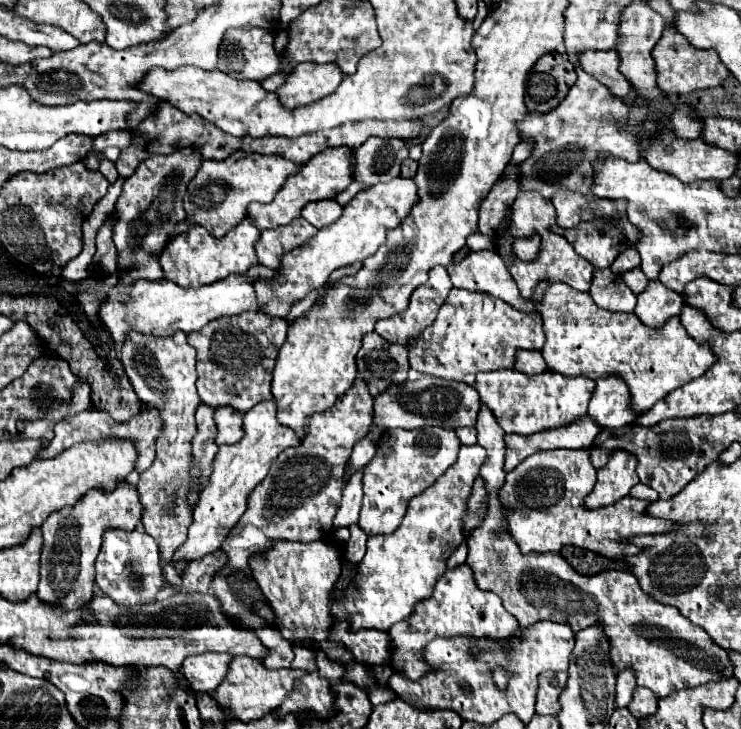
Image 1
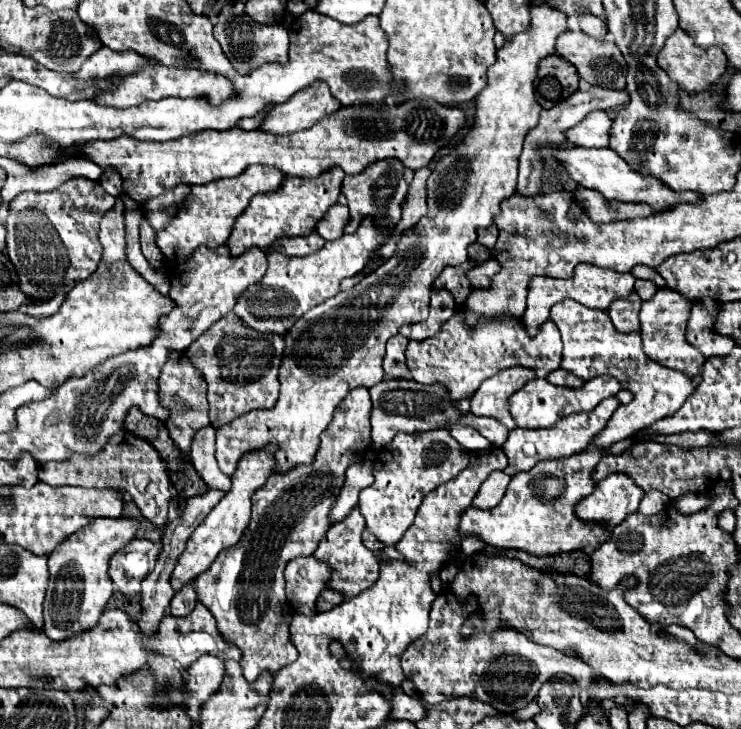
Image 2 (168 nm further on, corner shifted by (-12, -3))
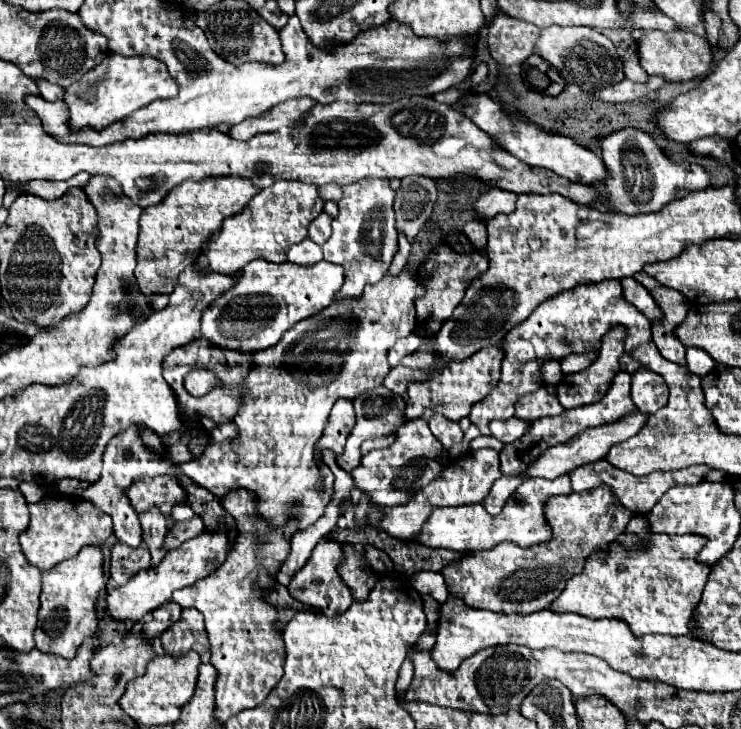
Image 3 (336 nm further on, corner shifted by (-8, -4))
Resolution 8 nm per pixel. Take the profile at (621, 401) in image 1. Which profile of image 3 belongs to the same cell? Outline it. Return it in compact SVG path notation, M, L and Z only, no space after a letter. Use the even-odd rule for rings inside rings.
M640 368L632 374L632 402L638 410L654 414L668 400L668 386L664 378L652 370Z

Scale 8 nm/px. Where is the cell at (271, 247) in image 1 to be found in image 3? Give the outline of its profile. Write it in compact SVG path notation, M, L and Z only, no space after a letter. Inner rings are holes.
M306 238L300 244L290 246L288 260L294 262L294 264L304 264L304 266L314 264L314 262L322 260L322 248L316 242L312 242L310 238Z

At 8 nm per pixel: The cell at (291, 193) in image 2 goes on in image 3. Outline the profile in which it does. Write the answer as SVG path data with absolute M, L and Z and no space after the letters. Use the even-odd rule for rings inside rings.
M280 180L276 184L272 184L272 188L260 190L244 208L244 212L224 220L222 230L212 236L210 244L204 246L204 252L200 254L198 266L200 268L210 268L214 272L220 274L236 274L238 268L244 268L248 262L256 260L256 258L266 258L272 262L284 262L286 260L286 252L292 244L298 244L300 240L304 240L308 236L308 224L324 210L324 200L318 194L318 186L308 186L308 184L300 184L300 182L288 182L288 180Z

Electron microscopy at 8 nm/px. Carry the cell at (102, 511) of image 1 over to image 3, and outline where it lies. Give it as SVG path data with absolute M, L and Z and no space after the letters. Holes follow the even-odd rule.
M84 546L72 560L64 560L42 572L42 594L36 628L36 648L64 658L72 658L76 648L98 630L96 598L104 590L104 556L102 546Z

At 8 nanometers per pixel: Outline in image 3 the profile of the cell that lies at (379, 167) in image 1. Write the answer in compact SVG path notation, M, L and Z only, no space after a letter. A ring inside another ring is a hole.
M388 178L365 179L342 186L342 200L338 202L338 216L332 222L332 236L322 246L324 260L344 266L344 286L338 292L340 298L356 298L362 294L366 284L380 282L384 272L388 272L392 258L398 250L398 232L394 228L394 190Z

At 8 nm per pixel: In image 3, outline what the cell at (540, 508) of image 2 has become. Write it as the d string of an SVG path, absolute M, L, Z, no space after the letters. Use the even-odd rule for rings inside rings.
M562 474L554 480L546 478L526 478L516 492L512 494L512 500L508 500L498 516L486 514L482 510L482 504L466 504L466 506L456 506L456 508L440 508L432 512L428 524L424 524L418 542L430 548L448 548L448 550L458 550L458 552L474 552L474 550L490 550L502 542L514 542L520 548L532 548L536 544L544 544L552 540L552 528L546 520L544 506L548 502L548 496L560 496L560 494L570 494L572 484L570 484L570 474Z

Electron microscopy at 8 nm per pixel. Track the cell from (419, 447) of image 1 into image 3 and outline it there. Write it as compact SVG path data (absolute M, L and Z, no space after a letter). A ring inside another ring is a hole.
M422 418L410 420L404 428L398 428L396 440L392 446L384 450L368 452L362 458L360 466L350 472L360 492L370 496L368 526L380 528L380 522L384 520L384 512L382 512L384 508L406 504L422 486L436 480L444 472L444 466L440 464L442 456L448 458L448 452L444 452L440 440L430 432L428 422L424 422Z

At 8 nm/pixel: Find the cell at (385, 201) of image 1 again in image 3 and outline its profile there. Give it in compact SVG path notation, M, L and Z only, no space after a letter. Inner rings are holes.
M264 258L252 260L244 266L244 276L234 288L230 288L208 312L202 316L202 338L210 340L220 348L256 352L276 344L282 334L292 328L298 320L316 316L342 288L344 268L340 264L330 264L320 260L312 266L300 266L292 262L272 264Z

